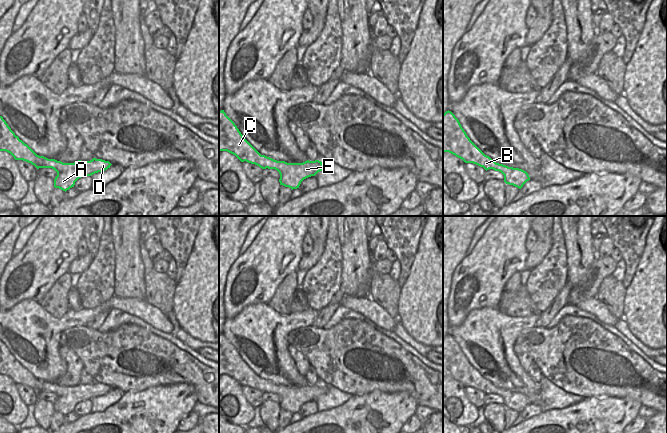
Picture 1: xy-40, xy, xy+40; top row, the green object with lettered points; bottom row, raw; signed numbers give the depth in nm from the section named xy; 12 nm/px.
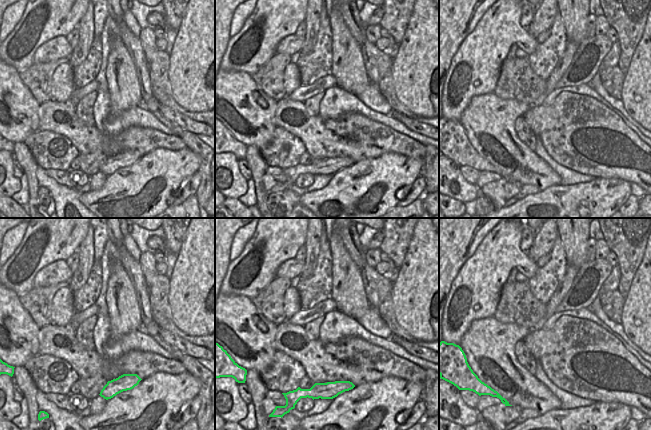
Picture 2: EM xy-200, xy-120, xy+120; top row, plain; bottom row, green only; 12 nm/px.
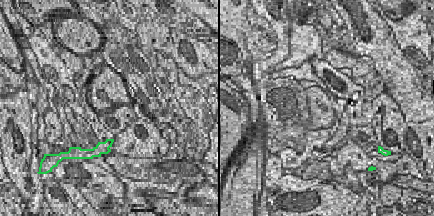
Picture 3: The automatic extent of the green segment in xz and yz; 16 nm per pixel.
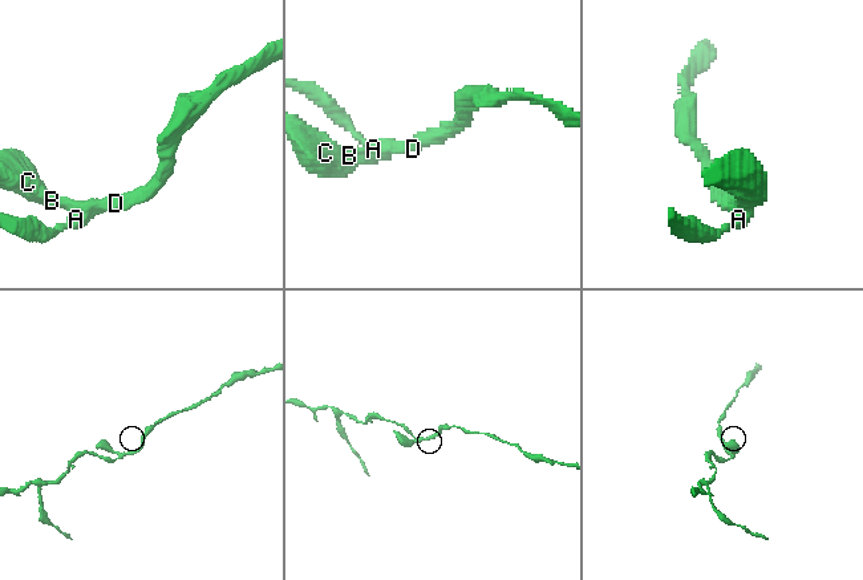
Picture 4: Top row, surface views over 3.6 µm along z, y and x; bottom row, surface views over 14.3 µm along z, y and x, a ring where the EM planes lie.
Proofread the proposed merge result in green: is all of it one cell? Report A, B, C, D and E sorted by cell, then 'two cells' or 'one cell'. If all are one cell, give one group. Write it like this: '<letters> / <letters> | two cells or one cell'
A B C D E | one cell

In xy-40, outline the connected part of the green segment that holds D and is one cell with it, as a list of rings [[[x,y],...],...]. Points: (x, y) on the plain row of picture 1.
[[[0,340],[0,375],[10,377],[15,384],[31,387],[37,393],[54,393],[57,396],[54,411],[65,416],[74,411],[79,402],[103,396],[112,389],[109,385],[96,382],[90,385],[78,384],[74,387],[63,387],[55,383],[39,380],[15,359],[2,340]]]

